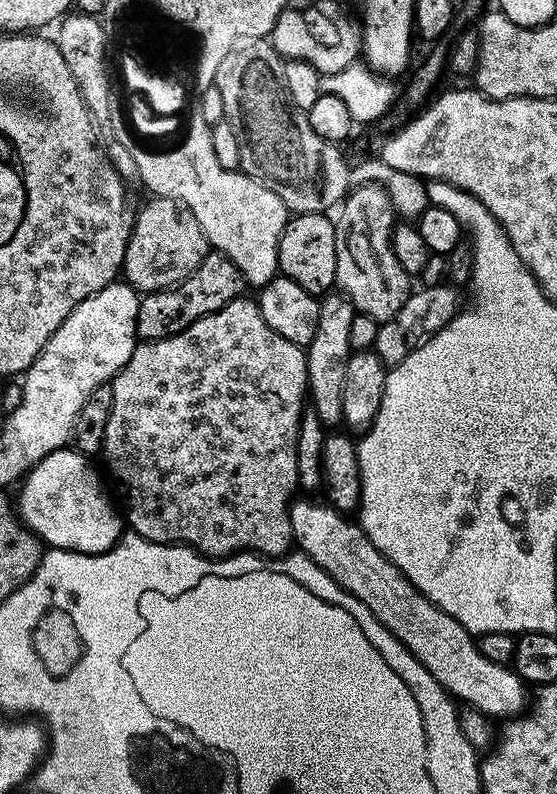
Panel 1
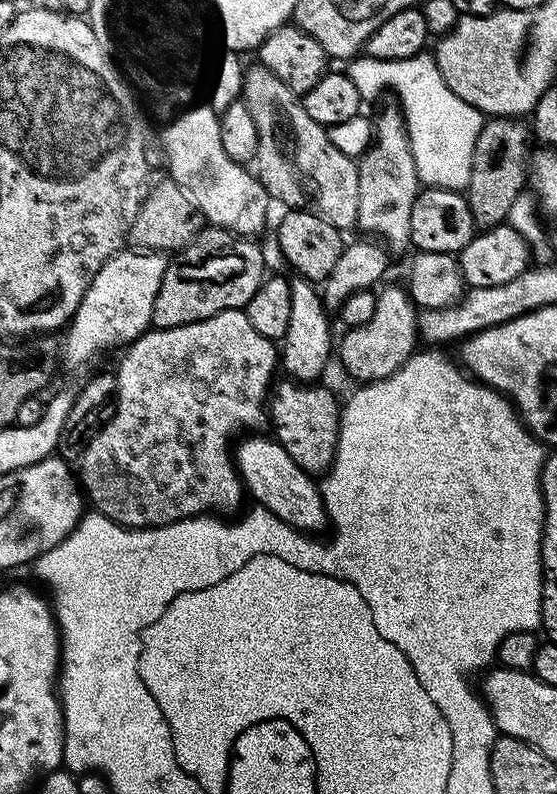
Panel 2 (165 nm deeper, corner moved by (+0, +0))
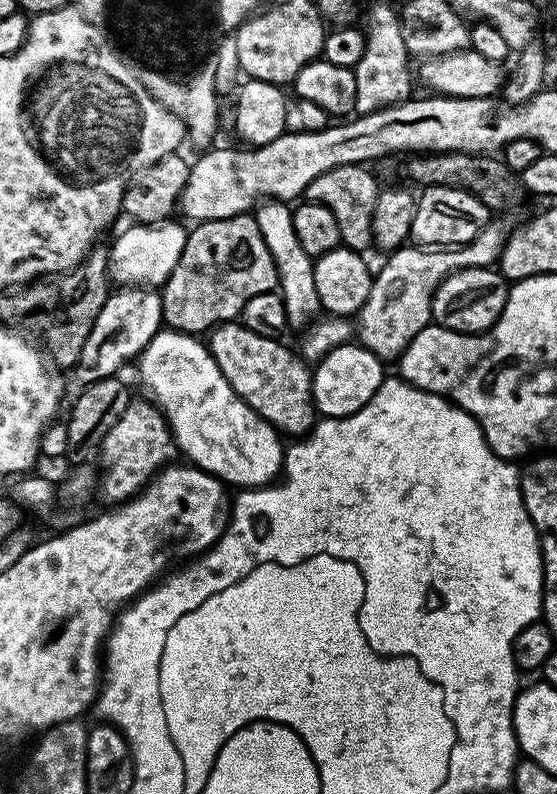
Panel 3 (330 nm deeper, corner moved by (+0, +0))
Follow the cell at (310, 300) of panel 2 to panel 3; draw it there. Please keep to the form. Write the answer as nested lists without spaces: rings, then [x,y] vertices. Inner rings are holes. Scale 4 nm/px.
[[[265,199],[255,209],[258,230],[262,230],[262,242],[266,242],[266,250],[270,250],[270,258],[274,258],[276,267],[276,283],[282,302],[286,306],[286,322],[288,328],[303,330],[321,315],[318,289],[314,283],[314,257],[302,250],[298,243],[298,234],[294,234],[294,218],[292,208],[285,201]]]

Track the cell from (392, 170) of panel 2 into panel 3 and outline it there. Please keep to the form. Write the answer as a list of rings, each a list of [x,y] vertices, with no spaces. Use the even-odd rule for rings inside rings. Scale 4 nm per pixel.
[[[372,4],[369,8],[367,5],[363,20],[364,53],[354,69],[358,82],[356,112],[360,114],[377,112],[389,108],[391,104],[400,104],[413,95],[412,80],[414,84],[413,73],[412,76],[408,73],[410,53],[402,38],[397,9],[395,7],[392,9],[388,4]]]

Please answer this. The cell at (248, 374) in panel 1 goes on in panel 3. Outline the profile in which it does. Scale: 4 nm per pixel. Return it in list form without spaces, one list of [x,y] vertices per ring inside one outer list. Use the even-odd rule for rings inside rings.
[[[133,399],[126,406],[122,418],[118,418],[118,422],[114,422],[114,426],[110,426],[108,433],[100,439],[98,496],[105,500],[105,505],[115,506],[137,496],[161,468],[171,465],[175,461],[172,459],[178,456],[176,441],[172,439],[172,432],[160,415],[160,409],[144,400]]]

